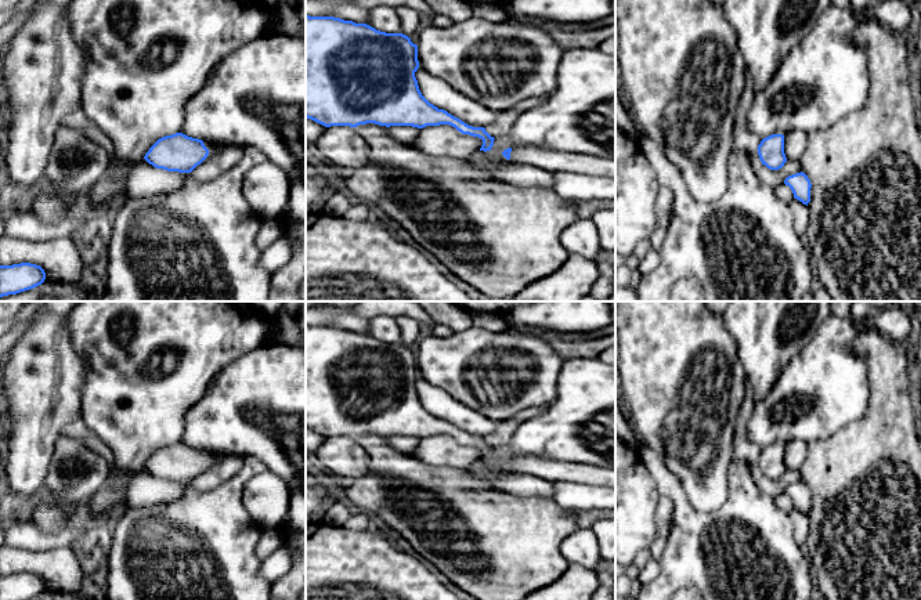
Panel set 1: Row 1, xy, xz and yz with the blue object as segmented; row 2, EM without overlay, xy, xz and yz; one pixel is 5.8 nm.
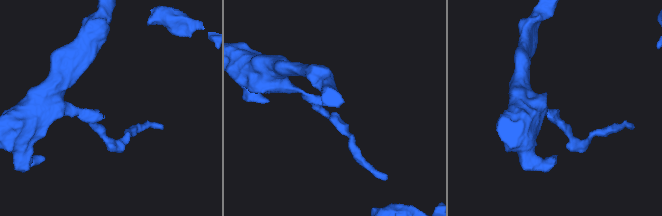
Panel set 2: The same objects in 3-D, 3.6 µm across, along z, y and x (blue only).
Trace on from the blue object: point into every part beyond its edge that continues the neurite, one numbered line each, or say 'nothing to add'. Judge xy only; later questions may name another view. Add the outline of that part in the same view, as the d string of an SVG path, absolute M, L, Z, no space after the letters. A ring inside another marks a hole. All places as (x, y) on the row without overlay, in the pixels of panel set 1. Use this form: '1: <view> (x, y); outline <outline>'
1: xy (212, 456); outline M202 449L202 451L203 451L205 456L209 459L209 465L207 466L210 466L212 463L214 463L220 458L228 456L228 455L221 453L221 452L210 452L207 449Z

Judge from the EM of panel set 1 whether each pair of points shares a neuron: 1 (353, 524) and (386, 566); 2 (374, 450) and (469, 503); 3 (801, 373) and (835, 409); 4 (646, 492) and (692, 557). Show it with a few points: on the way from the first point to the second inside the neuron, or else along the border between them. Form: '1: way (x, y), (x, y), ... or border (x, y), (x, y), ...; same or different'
1: border (345, 527), (353, 531), (369, 530); different
2: way (397, 472), (414, 481), (432, 485), (445, 495); same
3: way (811, 383), (820, 389), (820, 394), (826, 400); same
4: border (640, 466), (650, 474), (660, 494); different

